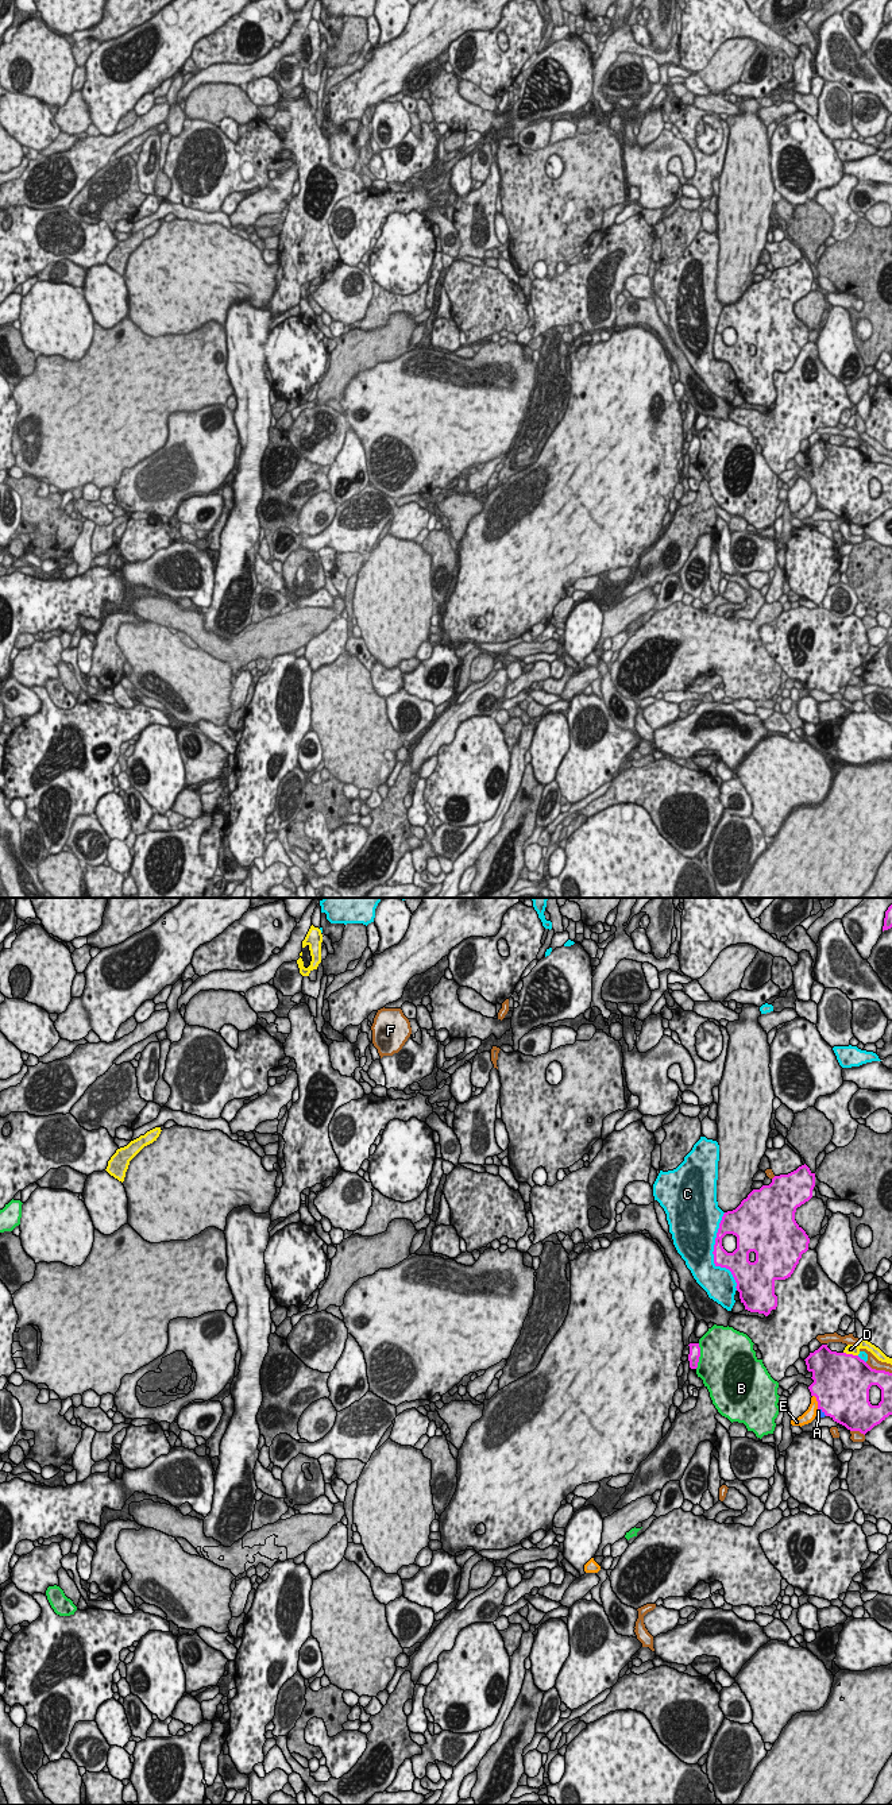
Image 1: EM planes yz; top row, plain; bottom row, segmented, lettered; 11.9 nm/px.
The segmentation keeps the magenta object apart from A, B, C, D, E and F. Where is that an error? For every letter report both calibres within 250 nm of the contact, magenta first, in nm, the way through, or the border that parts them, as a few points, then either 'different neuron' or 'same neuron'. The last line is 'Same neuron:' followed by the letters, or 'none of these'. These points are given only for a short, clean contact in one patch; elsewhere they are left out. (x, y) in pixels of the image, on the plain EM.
A: 500 nm thick on the magenta side, 60 nm on the other; border along yz (818, 501), (826, 508); different neuron
B: 130 nm thick on the magenta side, 500 nm on the other; different neuron
C: 220 nm thick on the magenta side, 460 nm on the other; different neuron
D: 500 nm thick on the magenta side, 130 nm on the other; border along yz (844, 444), (857, 448); different neuron
E: 500 nm thick on the magenta side, 140 nm on the other; different neuron
F: 440 nm thick on the magenta side, 130 nm on the other; different neuron
Same neuron: none of these

